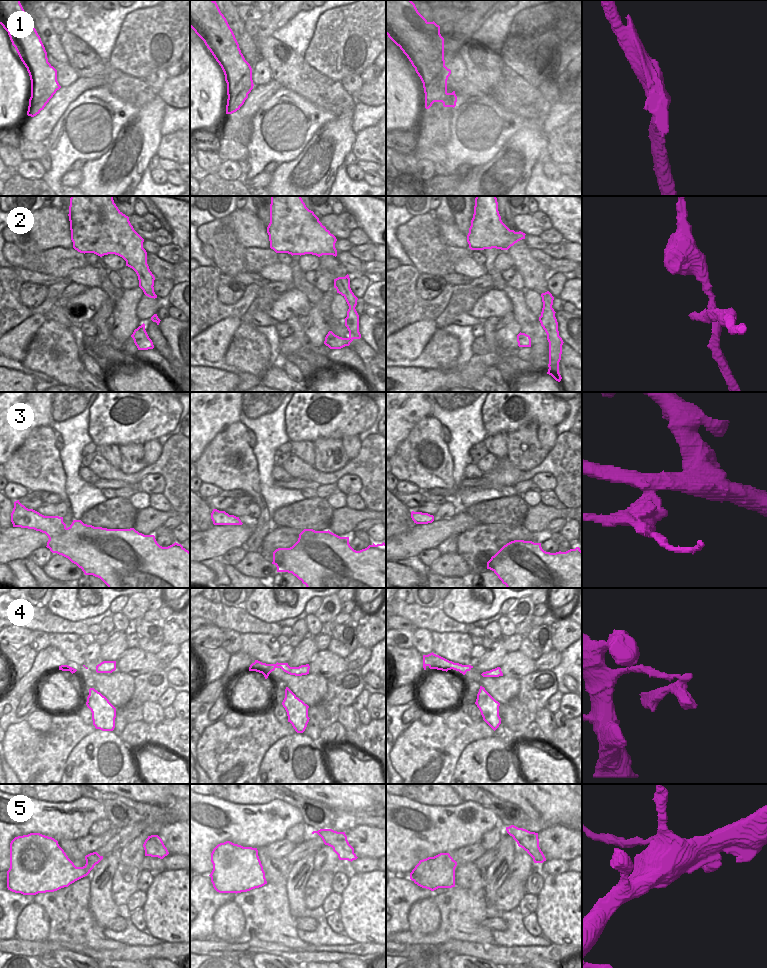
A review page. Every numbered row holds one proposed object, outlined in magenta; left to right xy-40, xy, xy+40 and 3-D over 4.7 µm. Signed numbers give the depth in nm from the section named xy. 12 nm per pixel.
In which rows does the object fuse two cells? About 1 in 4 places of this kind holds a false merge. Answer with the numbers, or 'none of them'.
1, 2, 3, 5

